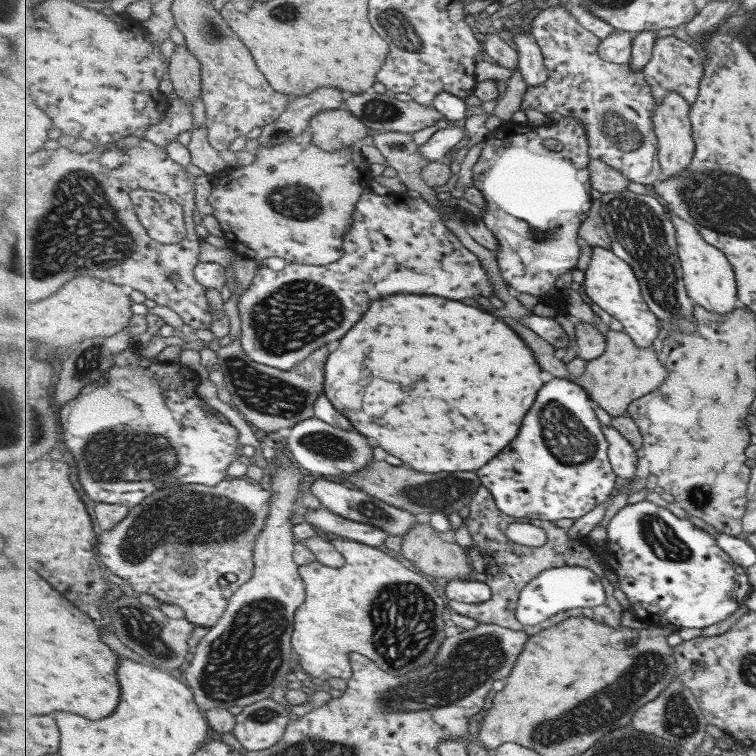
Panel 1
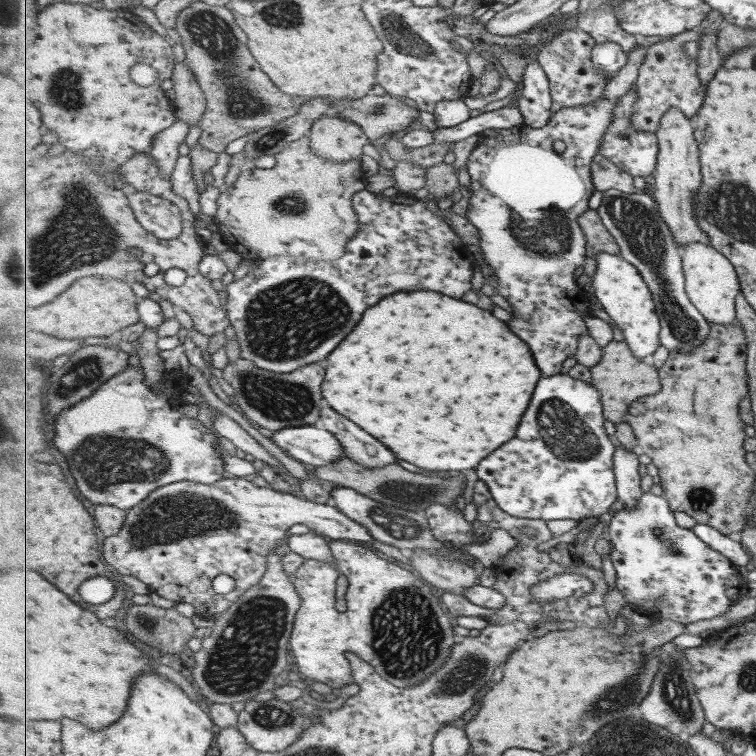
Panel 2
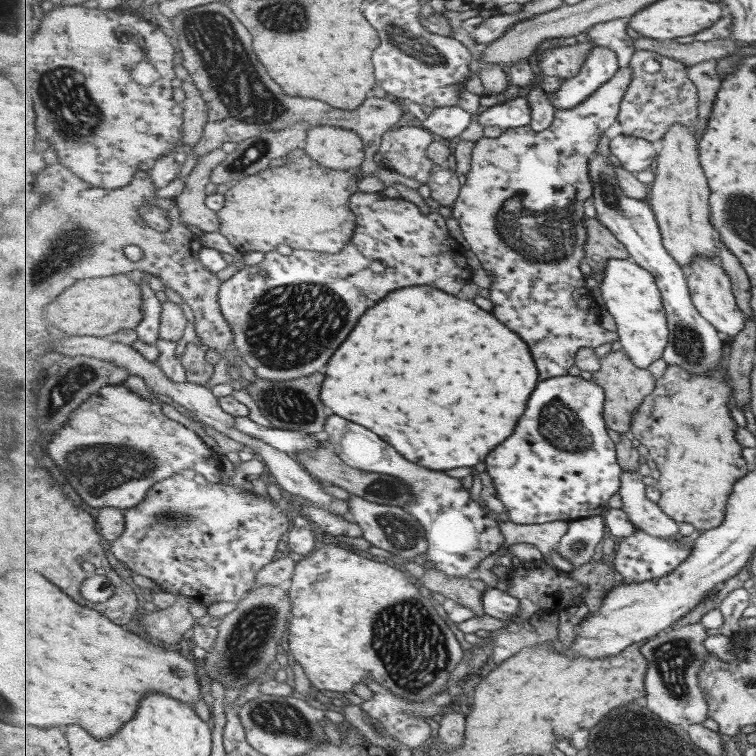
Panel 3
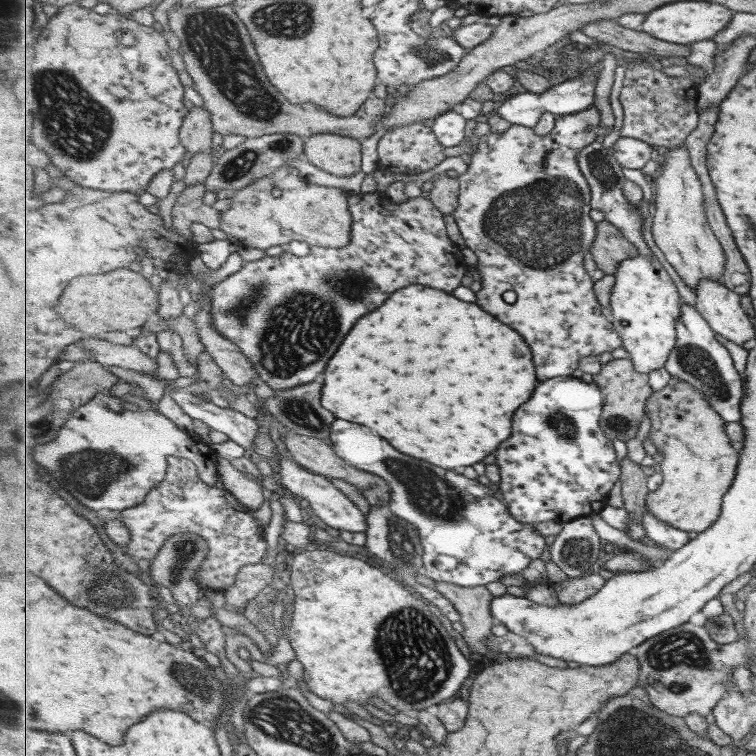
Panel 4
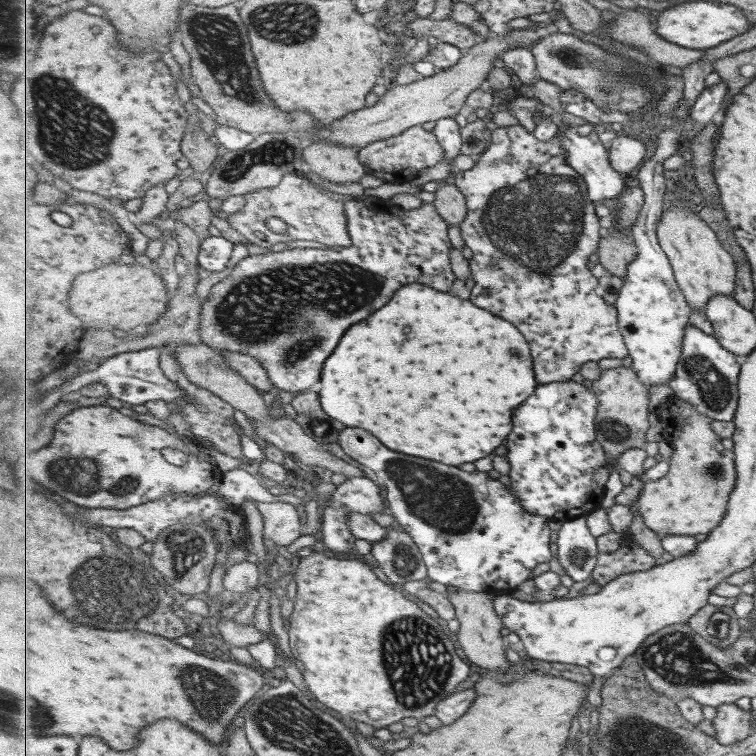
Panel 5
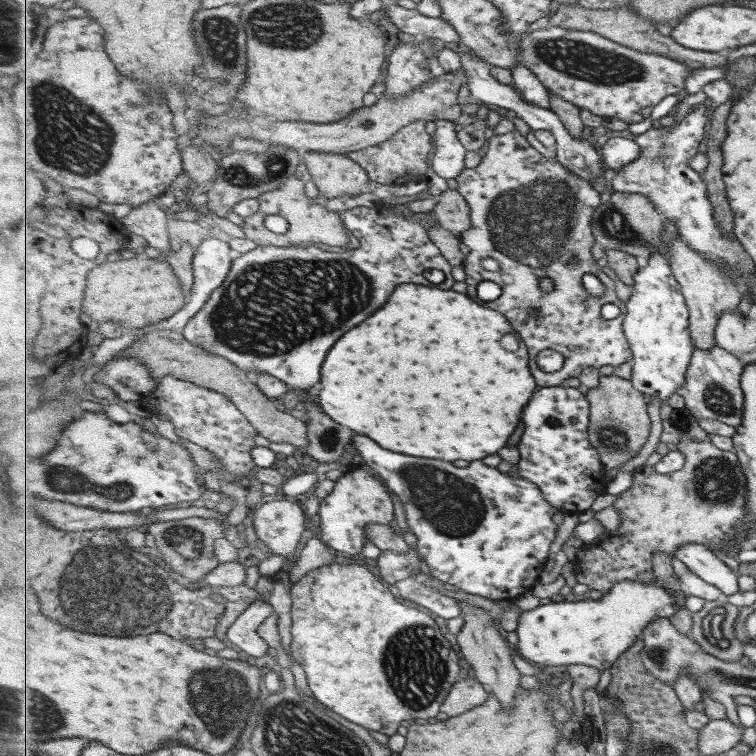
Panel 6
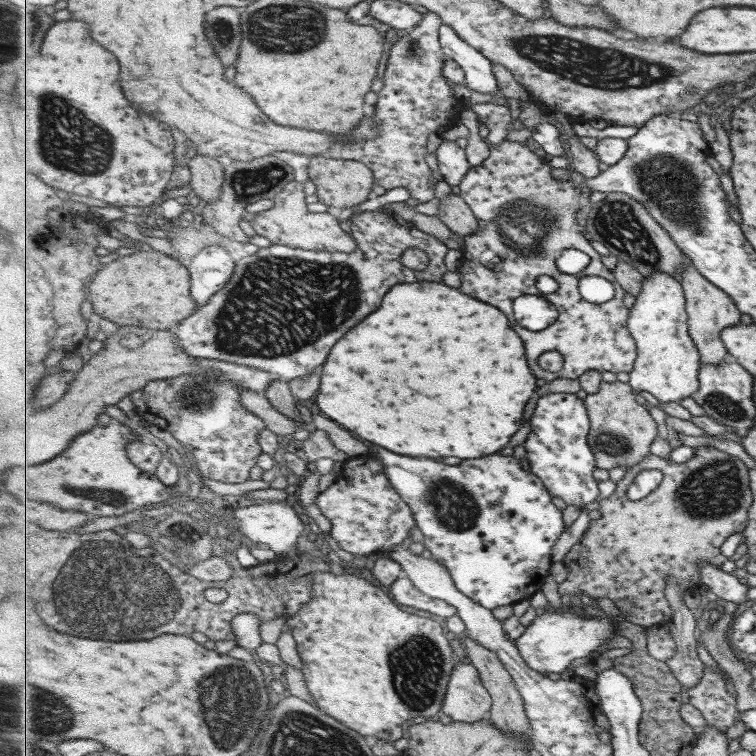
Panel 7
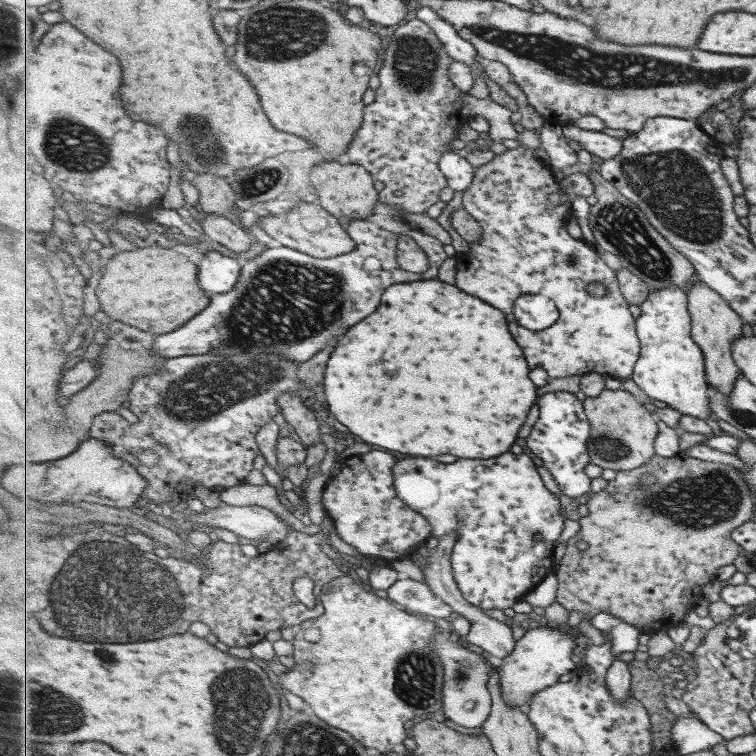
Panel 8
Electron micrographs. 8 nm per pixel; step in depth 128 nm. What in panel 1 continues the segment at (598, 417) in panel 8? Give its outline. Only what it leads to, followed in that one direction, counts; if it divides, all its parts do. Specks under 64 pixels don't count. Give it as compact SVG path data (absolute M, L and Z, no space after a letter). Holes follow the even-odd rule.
M505 318L505 320L511 322L511 326L515 326L517 330L521 330L525 342L539 354L539 362L541 362L544 371L557 378L570 378L571 381L585 387L596 404L604 409L612 418L625 415L631 403L656 391L667 380L667 368L663 366L659 353L655 352L651 346L649 348L639 348L634 340L631 339L631 336L626 334L625 330L621 332L609 330L605 336L607 338L606 351L600 358L587 361L583 374L575 377L567 372L567 368L562 361L565 353L563 348L555 349L547 339L543 339L539 334L535 334L532 329L529 330L529 328L521 326L513 318Z

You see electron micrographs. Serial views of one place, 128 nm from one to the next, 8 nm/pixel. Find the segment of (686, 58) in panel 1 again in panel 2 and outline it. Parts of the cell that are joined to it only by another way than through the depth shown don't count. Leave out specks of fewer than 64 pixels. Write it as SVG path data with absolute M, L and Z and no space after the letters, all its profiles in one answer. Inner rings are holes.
M693 29L680 36L667 37L655 44L649 45L647 59L641 65L638 81L635 84L639 101L635 103L635 113L631 115L631 126L639 132L657 132L661 118L671 108L681 108L685 114L697 115L705 102L706 87L699 78L699 62L687 54L686 43L701 40L701 31Z

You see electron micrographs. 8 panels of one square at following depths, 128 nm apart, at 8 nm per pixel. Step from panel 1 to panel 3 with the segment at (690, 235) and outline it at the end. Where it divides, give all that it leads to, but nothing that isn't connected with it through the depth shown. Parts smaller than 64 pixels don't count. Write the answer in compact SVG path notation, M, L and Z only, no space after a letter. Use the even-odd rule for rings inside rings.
M696 257L694 265L691 266L688 282L694 305L721 335L734 338L745 328L746 314L739 307L738 298L734 293L734 283L718 259Z

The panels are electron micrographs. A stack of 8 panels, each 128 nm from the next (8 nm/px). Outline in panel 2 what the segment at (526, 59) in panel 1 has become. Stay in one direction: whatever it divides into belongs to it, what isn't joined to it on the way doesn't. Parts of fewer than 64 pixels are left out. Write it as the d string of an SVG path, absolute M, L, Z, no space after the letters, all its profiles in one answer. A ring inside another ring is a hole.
M531 60L523 76L524 92L519 99L519 108L527 126L536 129L549 124L556 111L556 104L551 96L550 80L539 60Z

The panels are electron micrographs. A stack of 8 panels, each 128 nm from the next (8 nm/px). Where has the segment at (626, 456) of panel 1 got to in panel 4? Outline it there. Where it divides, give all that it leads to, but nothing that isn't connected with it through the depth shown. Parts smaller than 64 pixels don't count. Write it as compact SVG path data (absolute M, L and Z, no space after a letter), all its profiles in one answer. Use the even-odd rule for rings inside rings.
M645 510L643 525L647 529L647 536L656 544L665 546L673 551L683 548L691 540L691 536L667 522L661 522L651 514L651 510Z

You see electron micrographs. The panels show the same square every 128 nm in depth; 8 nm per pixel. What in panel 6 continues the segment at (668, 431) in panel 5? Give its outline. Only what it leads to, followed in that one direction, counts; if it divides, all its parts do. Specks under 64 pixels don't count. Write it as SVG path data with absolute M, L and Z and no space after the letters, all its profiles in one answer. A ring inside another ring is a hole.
M681 414L677 417L674 424L681 432L681 440L676 444L677 450L685 454L685 467L682 470L671 474L660 474L656 472L654 466L643 466L632 474L632 486L619 495L612 504L621 512L621 525L617 529L605 529L600 536L603 542L607 540L617 540L617 556L619 558L605 558L601 556L605 550L601 544L590 542L585 544L588 549L589 560L586 558L579 563L574 564L577 572L577 582L586 584L592 593L608 593L613 589L617 582L627 580L637 580L639 582L655 582L658 576L654 571L655 552L665 552L671 558L675 558L675 550L687 544L705 544L709 548L717 548L717 552L724 552L731 558L736 559L737 554L748 547L745 531L743 531L743 522L747 516L747 475L743 471L741 461L737 453L719 450L717 446L711 444L709 432L707 432L699 418L690 415Z

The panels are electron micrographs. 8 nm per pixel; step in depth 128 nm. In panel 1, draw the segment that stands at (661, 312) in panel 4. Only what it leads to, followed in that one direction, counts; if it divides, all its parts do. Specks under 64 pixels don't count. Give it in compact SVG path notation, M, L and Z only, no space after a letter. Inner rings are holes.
M603 246L592 248L592 258L586 270L584 282L586 294L601 309L617 319L625 328L626 334L631 336L639 348L649 348L660 334L660 318L651 311L646 298L643 297L642 283L638 274L625 260L615 255L613 250Z

